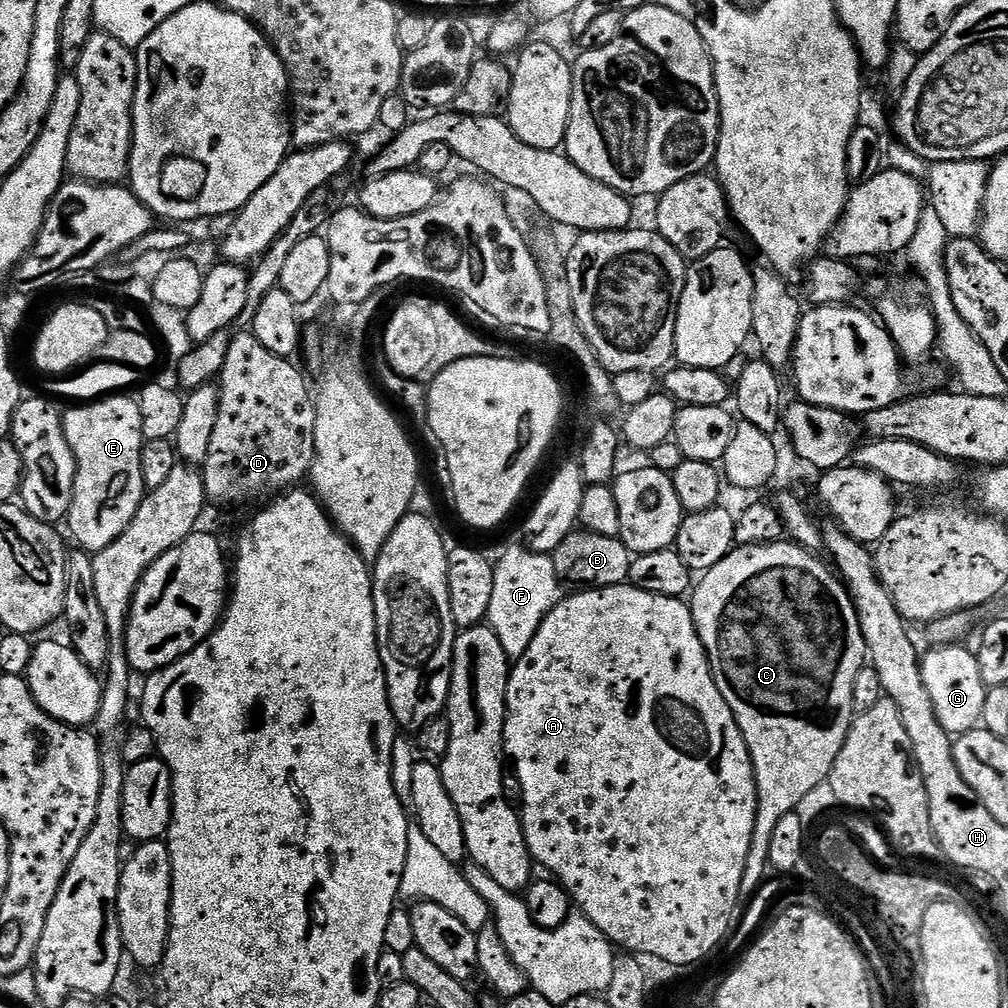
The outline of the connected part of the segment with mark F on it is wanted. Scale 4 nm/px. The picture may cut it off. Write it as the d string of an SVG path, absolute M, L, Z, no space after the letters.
M525 545L510 547L495 563L493 597L490 598L487 625L498 635L511 661L520 659L534 640L541 622L564 598L551 555L533 553Z

